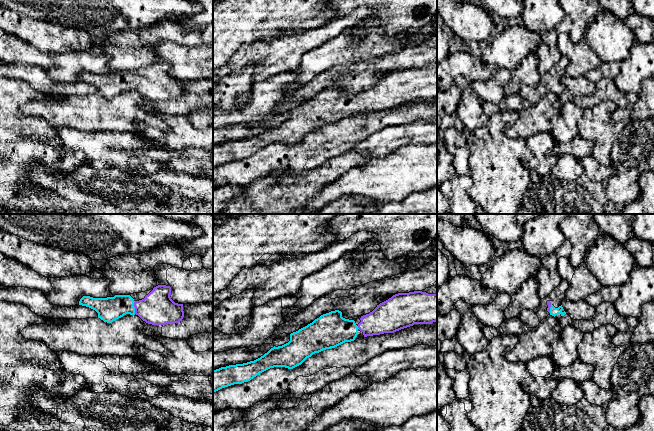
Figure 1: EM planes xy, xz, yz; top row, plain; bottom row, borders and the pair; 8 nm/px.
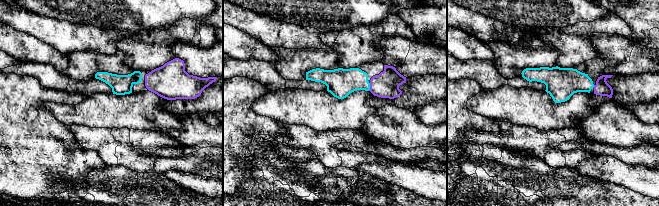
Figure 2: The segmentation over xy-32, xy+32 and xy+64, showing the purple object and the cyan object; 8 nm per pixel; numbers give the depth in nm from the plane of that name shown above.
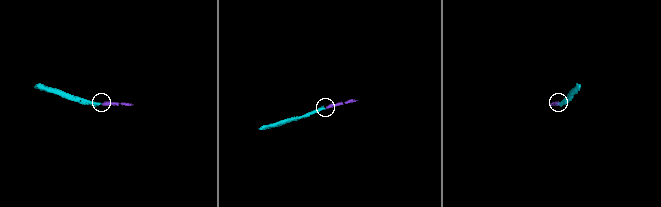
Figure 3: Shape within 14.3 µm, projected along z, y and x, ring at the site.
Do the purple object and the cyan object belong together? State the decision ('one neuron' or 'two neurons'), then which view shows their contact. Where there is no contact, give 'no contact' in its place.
one neuron | xy

